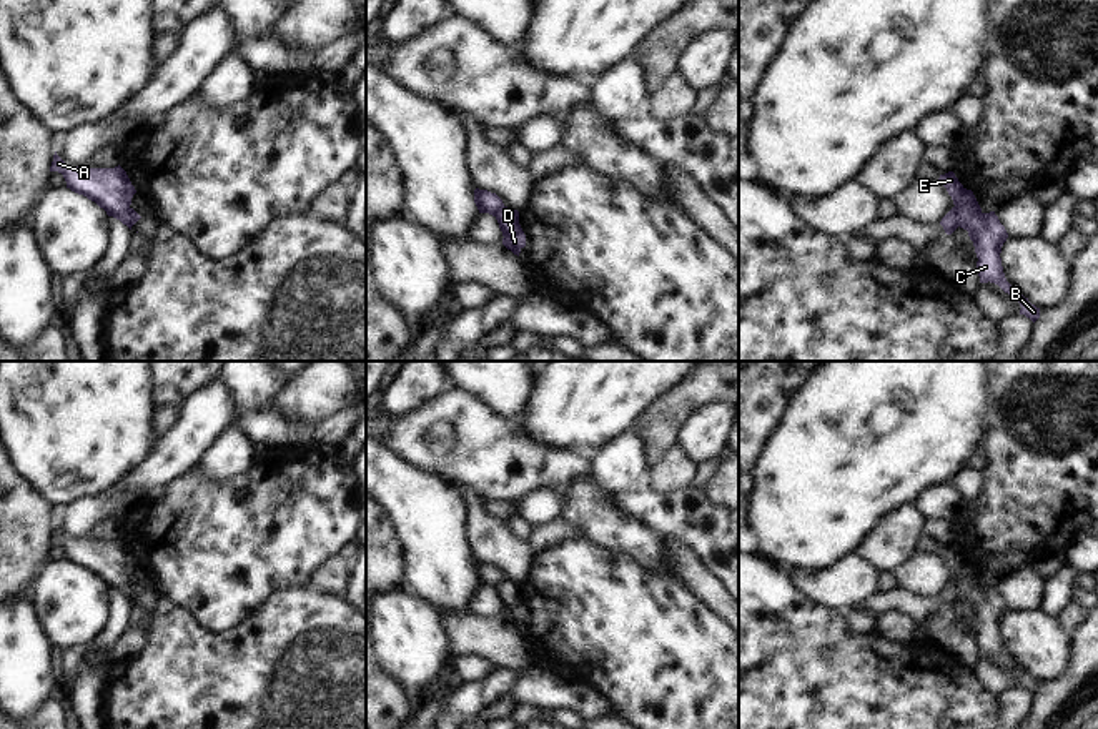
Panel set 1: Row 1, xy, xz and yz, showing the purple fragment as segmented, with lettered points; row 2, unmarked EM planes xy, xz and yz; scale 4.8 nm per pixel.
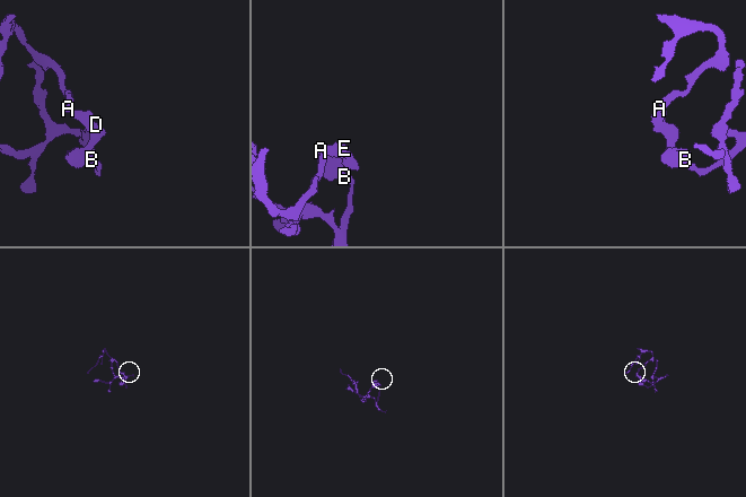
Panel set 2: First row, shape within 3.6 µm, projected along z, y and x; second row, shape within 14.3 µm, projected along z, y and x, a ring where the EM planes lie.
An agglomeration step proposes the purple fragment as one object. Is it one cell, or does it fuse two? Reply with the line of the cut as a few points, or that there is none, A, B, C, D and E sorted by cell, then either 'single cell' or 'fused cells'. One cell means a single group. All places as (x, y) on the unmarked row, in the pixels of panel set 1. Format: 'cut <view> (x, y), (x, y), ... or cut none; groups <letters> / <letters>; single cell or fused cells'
cut yz (975, 571), (965, 573), (957, 581), (957, 598); groups A E / B C D; fused cells

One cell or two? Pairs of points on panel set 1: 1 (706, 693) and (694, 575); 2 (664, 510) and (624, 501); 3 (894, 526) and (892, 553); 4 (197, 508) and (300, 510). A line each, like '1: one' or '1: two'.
1: two
2: one
3: one
4: one

